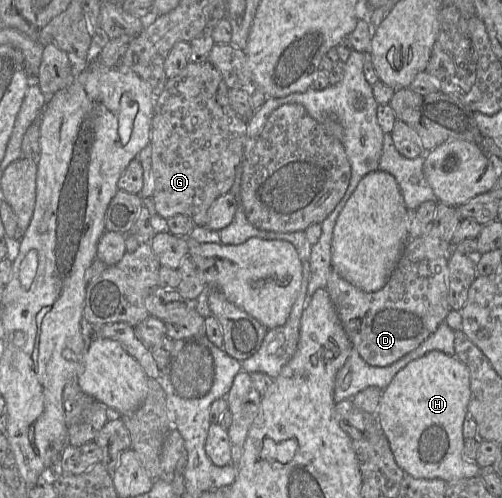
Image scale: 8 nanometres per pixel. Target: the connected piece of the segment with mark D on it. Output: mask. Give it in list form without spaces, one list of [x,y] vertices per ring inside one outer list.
[[[408,209],[408,234],[407,234],[407,238],[406,238],[406,244],[403,249],[402,255],[397,263],[397,266],[395,267],[393,273],[391,274],[388,282],[382,289],[375,291],[375,292],[365,292],[365,291],[355,287],[354,285],[352,285],[345,279],[343,279],[333,269],[331,269],[331,271],[329,272],[328,277],[327,277],[327,284],[326,284],[325,289],[327,290],[329,296],[330,296],[332,304],[340,319],[340,322],[341,322],[349,340],[351,341],[353,347],[355,349],[357,349],[360,356],[369,365],[385,367],[385,366],[388,366],[388,365],[396,362],[398,359],[403,357],[405,354],[416,349],[432,333],[434,333],[436,331],[436,329],[438,328],[438,326],[445,320],[446,316],[448,315],[449,311],[451,310],[451,308],[448,304],[448,273],[449,273],[448,262],[451,257],[451,254],[452,254],[452,248],[453,248],[452,243],[443,241],[434,234],[432,222],[430,222],[429,224],[423,224],[417,218],[416,210]]]

